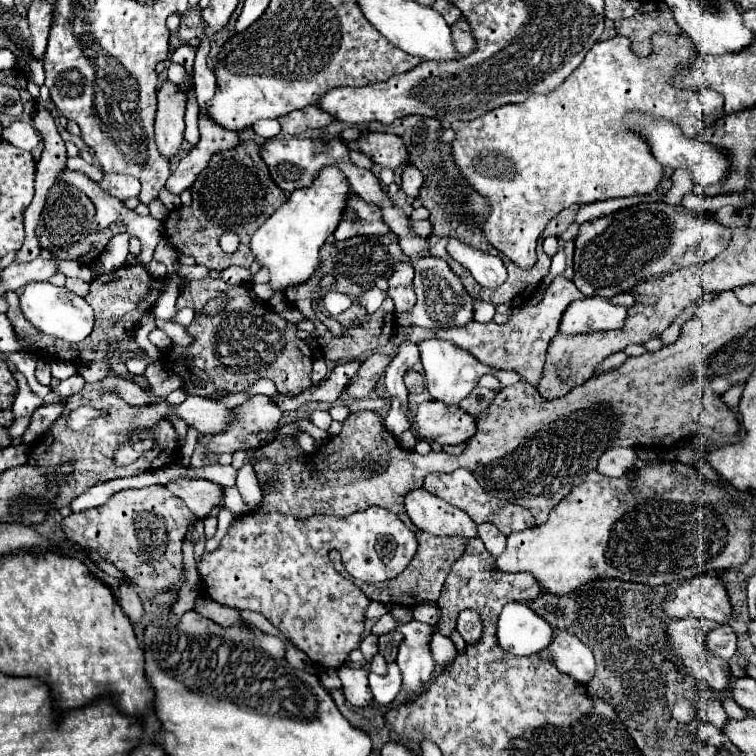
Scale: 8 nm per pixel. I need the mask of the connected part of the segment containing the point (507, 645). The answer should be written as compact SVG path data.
M508 602L498 618L498 644L516 656L538 654L552 642L554 630L524 602Z

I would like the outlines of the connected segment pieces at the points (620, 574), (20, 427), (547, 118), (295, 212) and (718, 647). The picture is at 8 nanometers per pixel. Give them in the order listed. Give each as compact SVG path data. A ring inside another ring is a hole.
M654 460L648 462L640 472L638 472L638 480L636 480L636 488L640 488L640 492L630 492L628 490L630 482L626 480L626 476L620 478L606 478L600 472L592 470L588 472L588 476L584 478L584 482L580 486L576 486L552 512L548 522L544 522L542 526L536 526L532 530L522 530L516 534L508 536L508 546L504 550L502 556L496 558L496 568L502 572L532 572L536 576L536 580L542 584L542 588L546 592L552 594L568 594L572 590L576 590L578 586L588 584L590 580L602 580L602 578L618 578L618 580L626 580L626 582L636 582L636 584L646 584L646 586L660 586L660 584L672 584L678 580L688 580L694 578L698 574L706 574L706 572L718 572L718 570L728 570L728 568L738 568L740 564L748 562L748 558L752 556L752 532L754 532L754 518L738 504L732 504L732 500L728 498L728 492L722 486L716 486L712 480L704 478L696 466L688 466L688 464L680 464L680 462L668 462L668 460Z
M32 414L30 416L22 416L22 418L16 418L14 424L12 424L12 430L10 430L10 436L12 438L18 438L26 432L26 428L30 426L30 420L32 420Z
M658 32L652 36L652 54L634 56L631 42L625 36L614 36L604 42L596 42L584 62L566 78L562 88L552 94L530 96L522 104L506 104L488 112L472 122L456 122L456 140L452 142L454 160L468 184L490 200L492 214L484 224L484 236L488 242L506 254L516 266L532 268L536 264L536 242L546 224L564 208L572 204L590 204L606 198L622 196L646 196L652 194L664 176L662 166L652 156L644 136L624 128L622 120L628 112L644 112L664 120L672 120L688 138L696 138L706 126L722 118L724 98L710 88L692 90L676 88L672 78L680 68L694 64L694 44L690 36Z
M322 168L308 188L292 192L282 208L278 208L252 236L250 248L256 260L270 270L270 286L284 292L288 286L306 282L320 266L318 250L326 238L338 228L352 188L338 168Z
M718 626L708 636L708 648L722 658L732 658L736 654L736 634L730 626Z

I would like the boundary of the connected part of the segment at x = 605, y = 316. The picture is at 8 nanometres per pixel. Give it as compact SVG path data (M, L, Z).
M582 298L572 302L562 320L562 334L588 334L598 330L616 330L622 328L626 320L626 310L614 306L608 298Z

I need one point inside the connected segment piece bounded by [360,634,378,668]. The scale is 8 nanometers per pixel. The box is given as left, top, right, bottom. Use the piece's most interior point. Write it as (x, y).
(369, 646)

